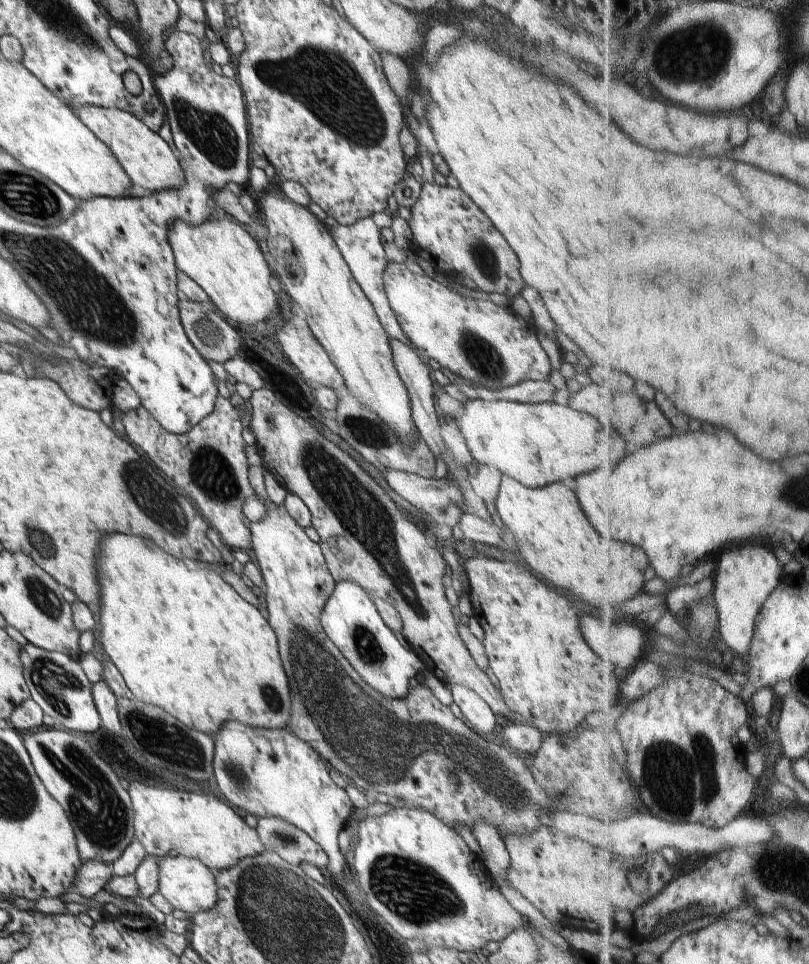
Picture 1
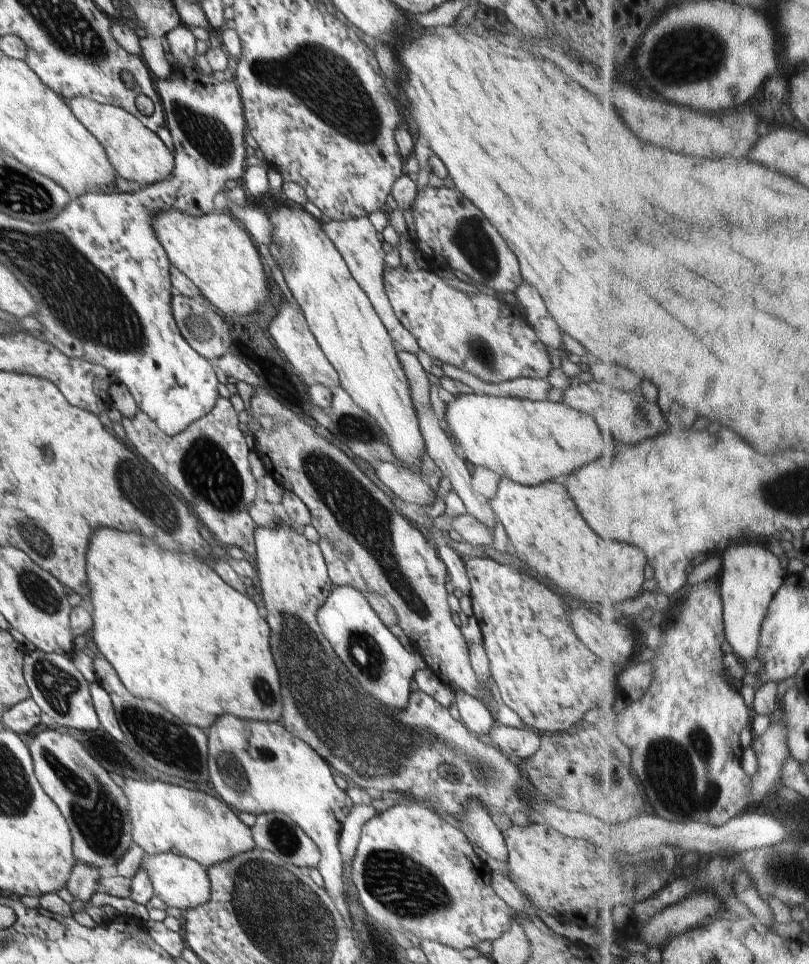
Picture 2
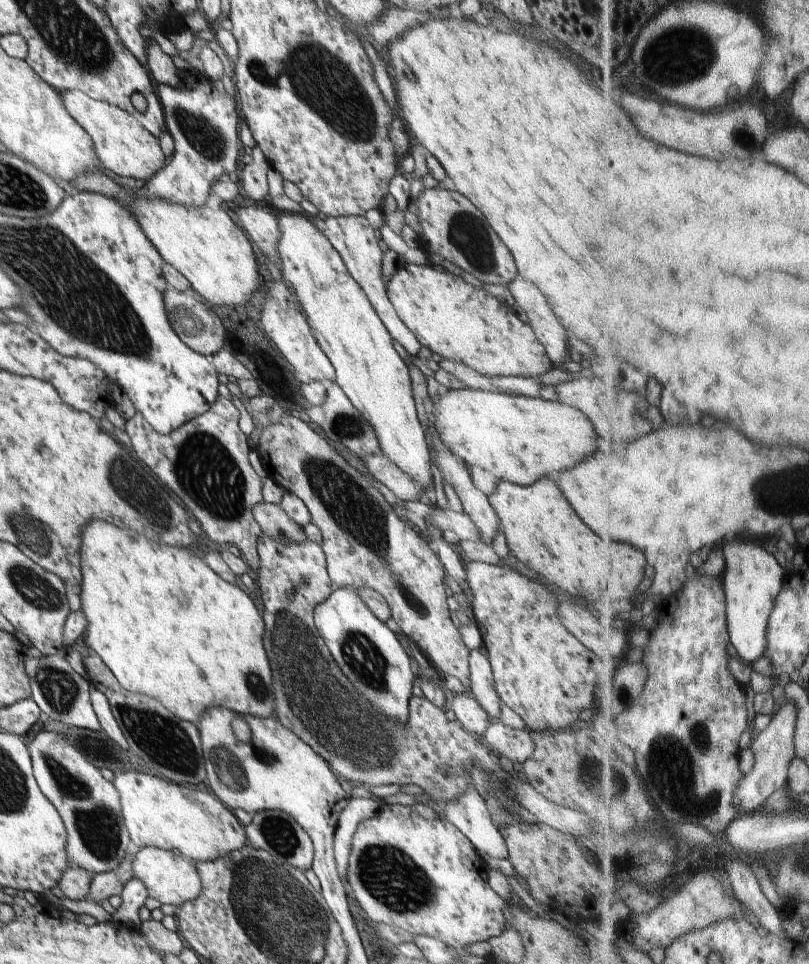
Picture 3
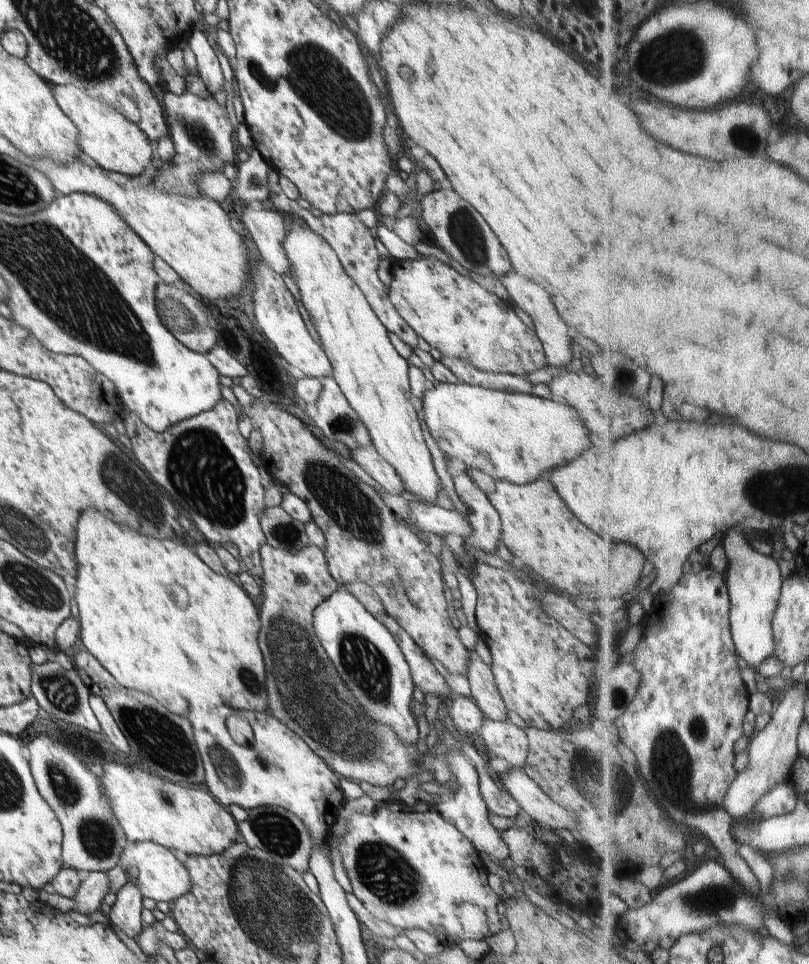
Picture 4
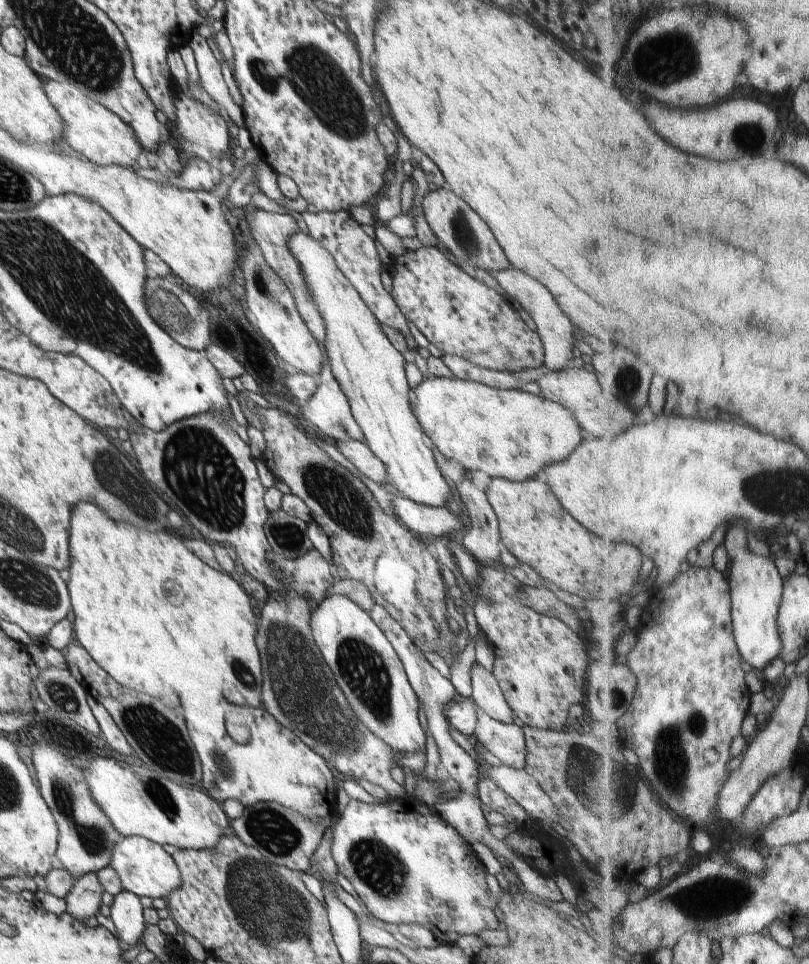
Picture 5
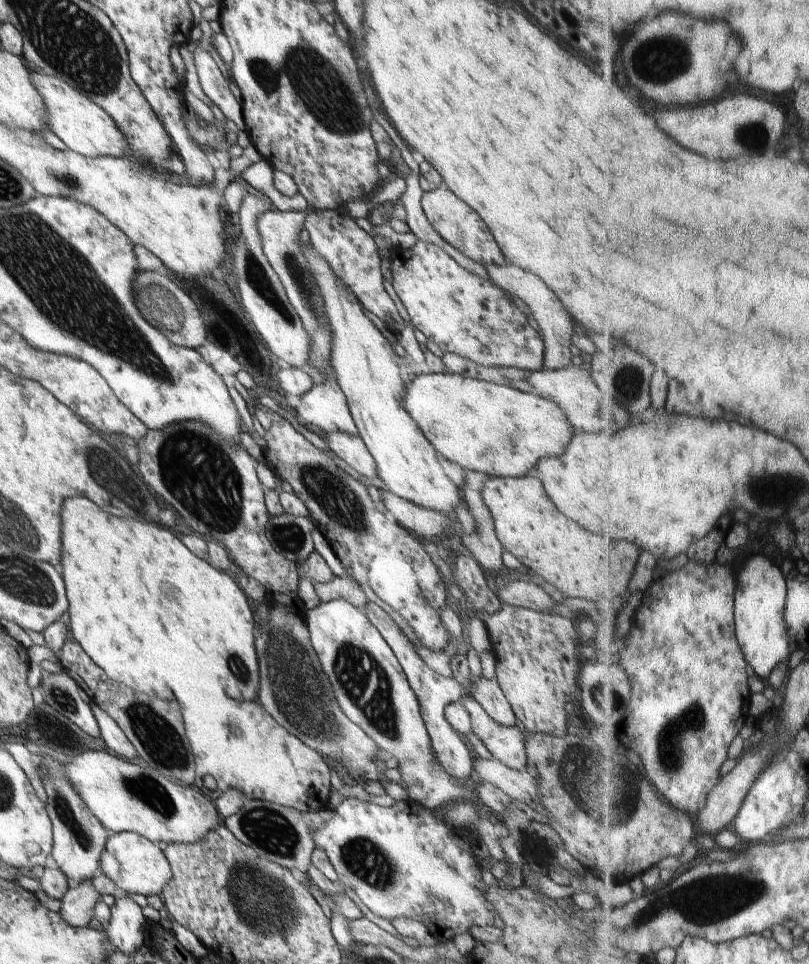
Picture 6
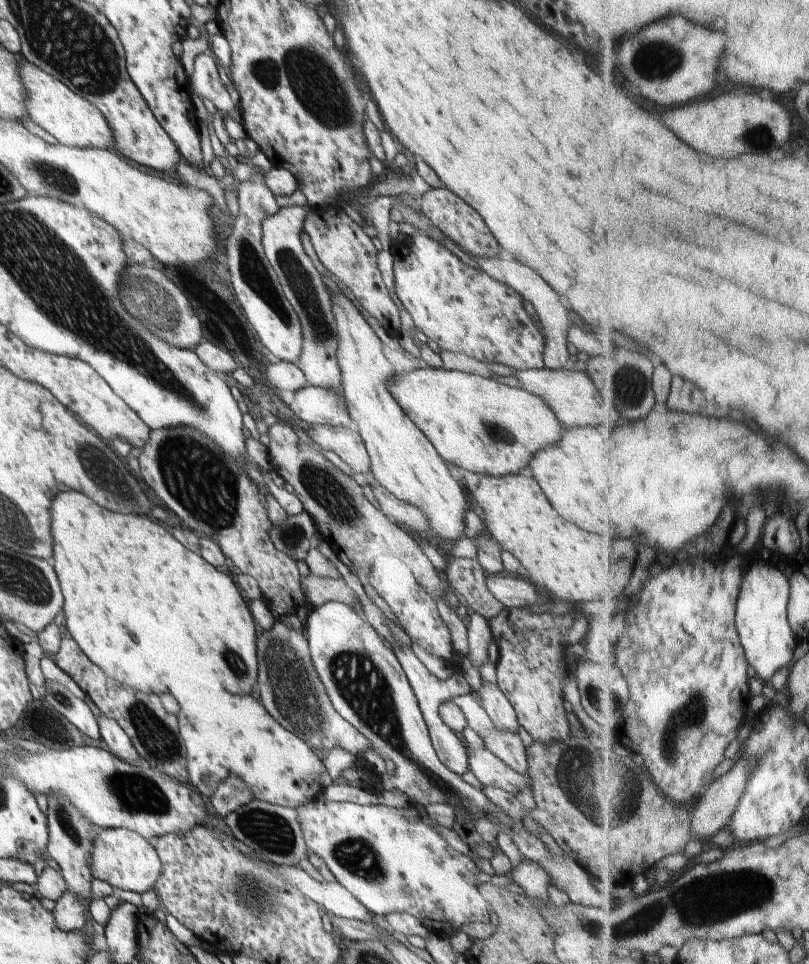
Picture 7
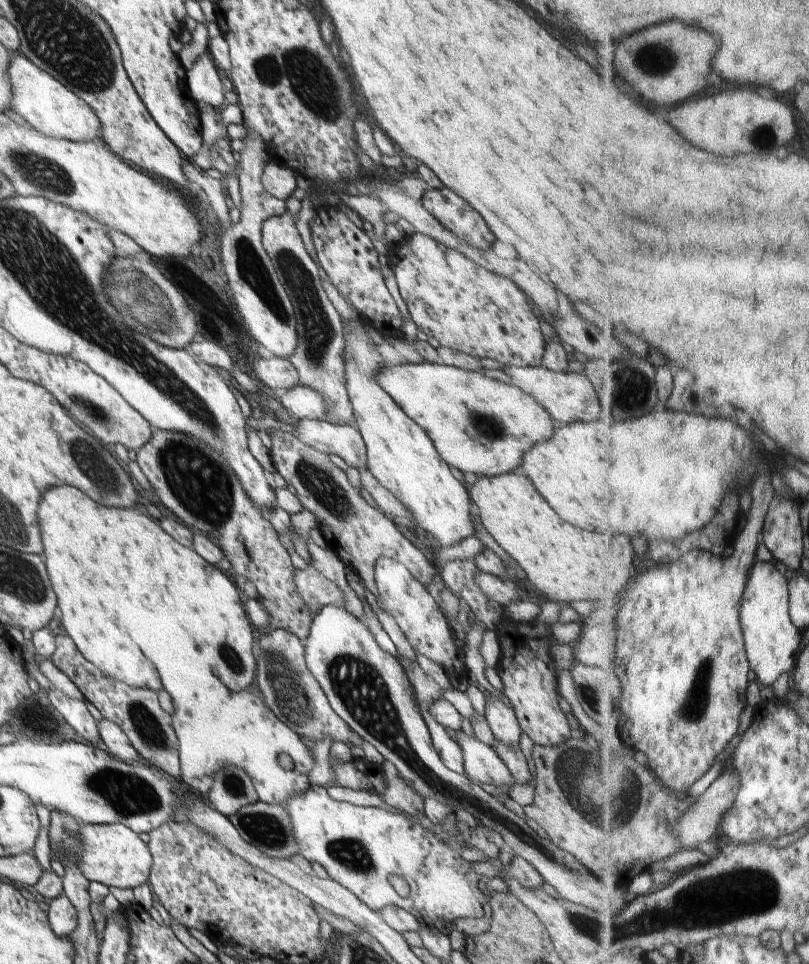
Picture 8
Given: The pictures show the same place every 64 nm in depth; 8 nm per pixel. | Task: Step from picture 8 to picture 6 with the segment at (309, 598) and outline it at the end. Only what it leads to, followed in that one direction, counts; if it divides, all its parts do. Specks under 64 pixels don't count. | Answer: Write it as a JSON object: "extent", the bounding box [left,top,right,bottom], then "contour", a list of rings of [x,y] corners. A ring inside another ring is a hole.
{"extent":[313,576,368,608],"contour":[[[335,576],[332,582],[313,584],[313,587],[318,598],[320,598],[320,603],[334,599],[344,599],[355,605],[356,608],[366,608],[366,604],[368,604],[363,587],[347,576]]]}

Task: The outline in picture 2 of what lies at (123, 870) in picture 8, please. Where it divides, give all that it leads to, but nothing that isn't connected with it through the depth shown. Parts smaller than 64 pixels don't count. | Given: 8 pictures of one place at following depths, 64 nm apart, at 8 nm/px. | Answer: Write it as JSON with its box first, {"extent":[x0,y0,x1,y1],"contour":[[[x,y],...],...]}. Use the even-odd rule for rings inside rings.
{"extent":[139,852,210,912],"contour":[[[171,852],[164,854],[145,854],[139,868],[146,870],[150,876],[150,882],[154,886],[154,896],[164,901],[166,906],[176,906],[185,912],[190,908],[202,906],[210,900],[210,878],[206,867],[192,858],[184,855],[176,855]]]}

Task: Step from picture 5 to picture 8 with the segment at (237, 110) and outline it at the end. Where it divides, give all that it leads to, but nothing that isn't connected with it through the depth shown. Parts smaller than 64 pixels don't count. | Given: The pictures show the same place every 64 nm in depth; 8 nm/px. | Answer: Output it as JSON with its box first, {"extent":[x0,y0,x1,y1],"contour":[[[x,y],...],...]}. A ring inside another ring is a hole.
{"extent":[186,50,228,108],"contour":[[[207,50],[200,54],[192,68],[186,71],[188,88],[192,98],[196,102],[205,102],[219,108],[226,102],[224,93],[228,86],[221,82],[216,69],[213,57]]]}

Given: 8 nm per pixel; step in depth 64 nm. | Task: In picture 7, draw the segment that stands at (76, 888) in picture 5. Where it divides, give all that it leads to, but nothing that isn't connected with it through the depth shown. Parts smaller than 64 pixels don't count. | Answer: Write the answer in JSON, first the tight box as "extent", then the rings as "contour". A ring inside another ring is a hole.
{"extent":[52,891,91,932],"contour":[[[66,891],[57,901],[52,911],[56,927],[64,932],[80,931],[88,923],[91,900],[78,898],[76,894]]]}

